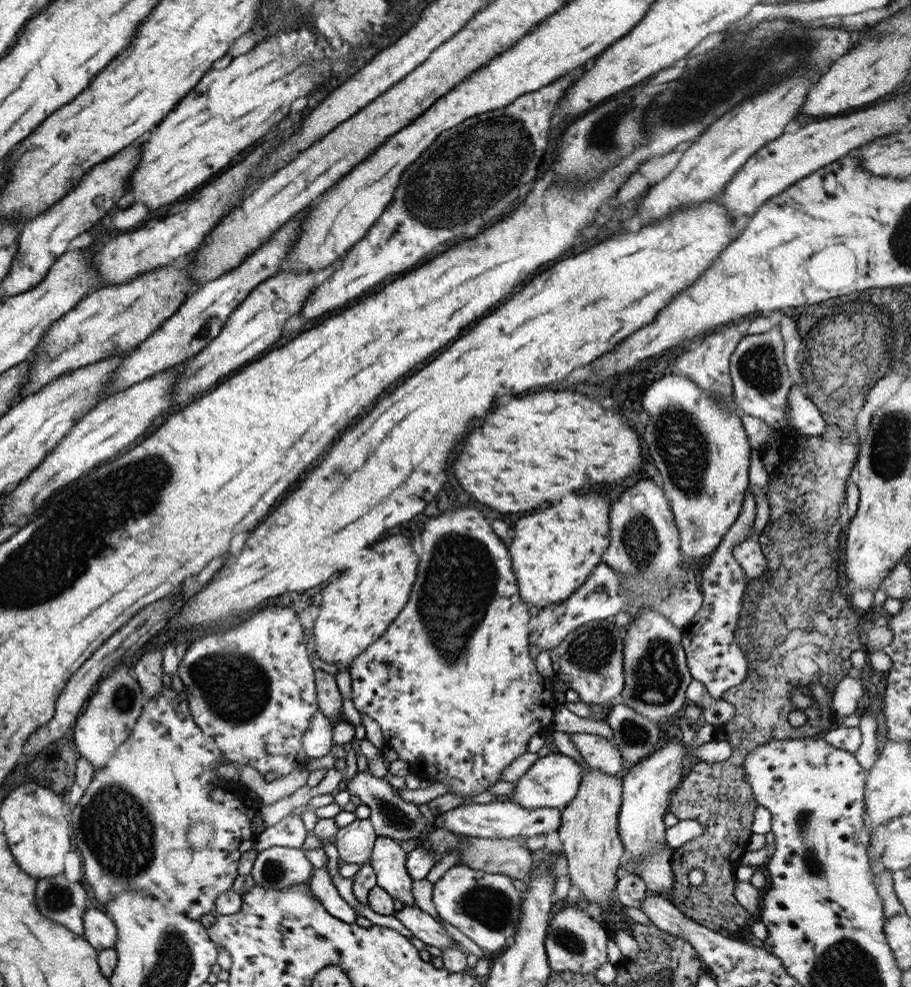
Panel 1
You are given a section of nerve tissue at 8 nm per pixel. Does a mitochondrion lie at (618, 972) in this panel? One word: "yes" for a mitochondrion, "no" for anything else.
no

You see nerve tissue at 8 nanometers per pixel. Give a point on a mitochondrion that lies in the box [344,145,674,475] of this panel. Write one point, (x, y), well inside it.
(415, 200)

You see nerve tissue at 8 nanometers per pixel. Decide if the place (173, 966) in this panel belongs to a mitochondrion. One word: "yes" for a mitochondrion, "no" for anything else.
yes

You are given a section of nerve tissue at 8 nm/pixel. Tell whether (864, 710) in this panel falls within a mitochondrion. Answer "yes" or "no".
no

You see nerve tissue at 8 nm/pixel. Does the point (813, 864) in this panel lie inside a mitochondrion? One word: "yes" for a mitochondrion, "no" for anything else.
yes

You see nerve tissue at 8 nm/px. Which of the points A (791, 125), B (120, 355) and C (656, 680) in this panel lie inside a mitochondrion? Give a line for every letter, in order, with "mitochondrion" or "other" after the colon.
A: other
B: other
C: mitochondrion

